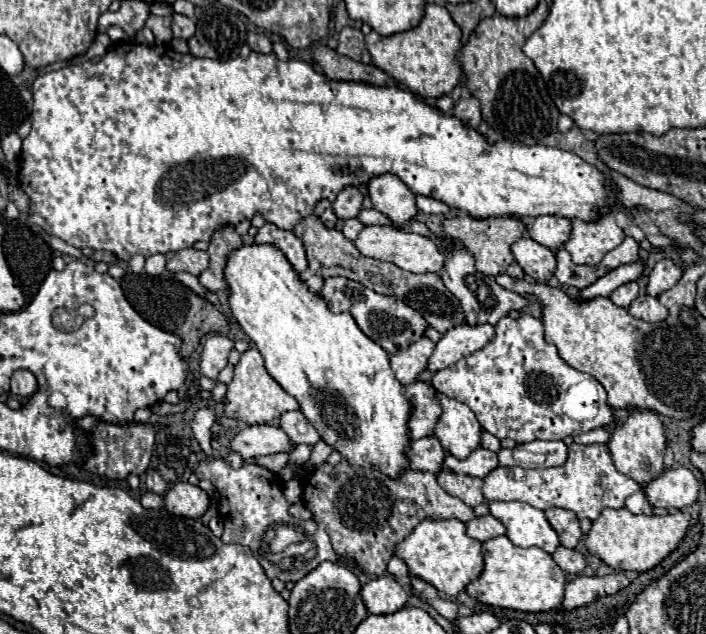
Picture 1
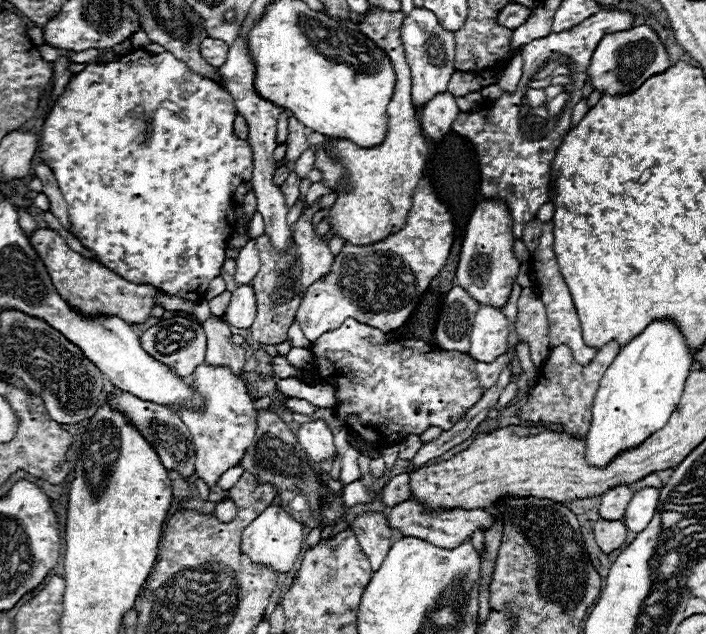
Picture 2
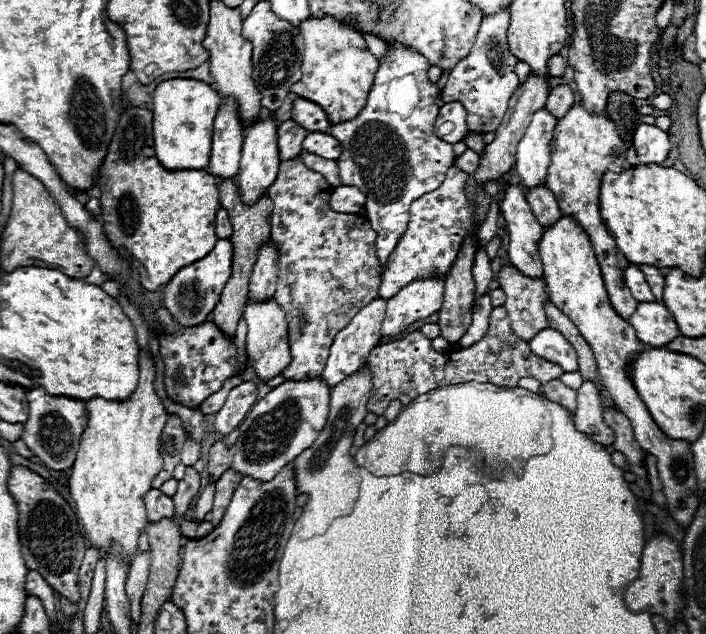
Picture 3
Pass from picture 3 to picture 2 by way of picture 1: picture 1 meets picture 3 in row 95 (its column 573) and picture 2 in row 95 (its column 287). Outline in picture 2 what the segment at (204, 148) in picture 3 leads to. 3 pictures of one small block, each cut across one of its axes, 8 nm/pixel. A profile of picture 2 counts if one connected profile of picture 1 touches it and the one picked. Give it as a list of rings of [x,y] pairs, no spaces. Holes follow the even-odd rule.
[[[136,50],[120,60],[114,62],[100,62],[100,64],[88,64],[80,74],[76,74],[70,84],[66,86],[64,94],[54,104],[52,112],[48,114],[42,136],[40,136],[40,148],[38,148],[38,160],[44,162],[56,178],[58,188],[64,194],[64,200],[68,204],[68,216],[72,222],[72,234],[92,250],[100,262],[112,270],[114,274],[122,276],[128,282],[144,284],[150,282],[154,288],[188,298],[188,300],[200,300],[208,282],[220,274],[220,268],[224,264],[224,248],[230,240],[230,236],[236,232],[236,204],[234,204],[234,192],[244,182],[250,182],[254,162],[252,162],[252,148],[248,140],[240,140],[234,134],[234,118],[236,118],[236,106],[232,96],[214,80],[202,78],[200,74],[192,72],[182,60],[174,58],[170,52],[162,54],[148,54],[146,50]]]

